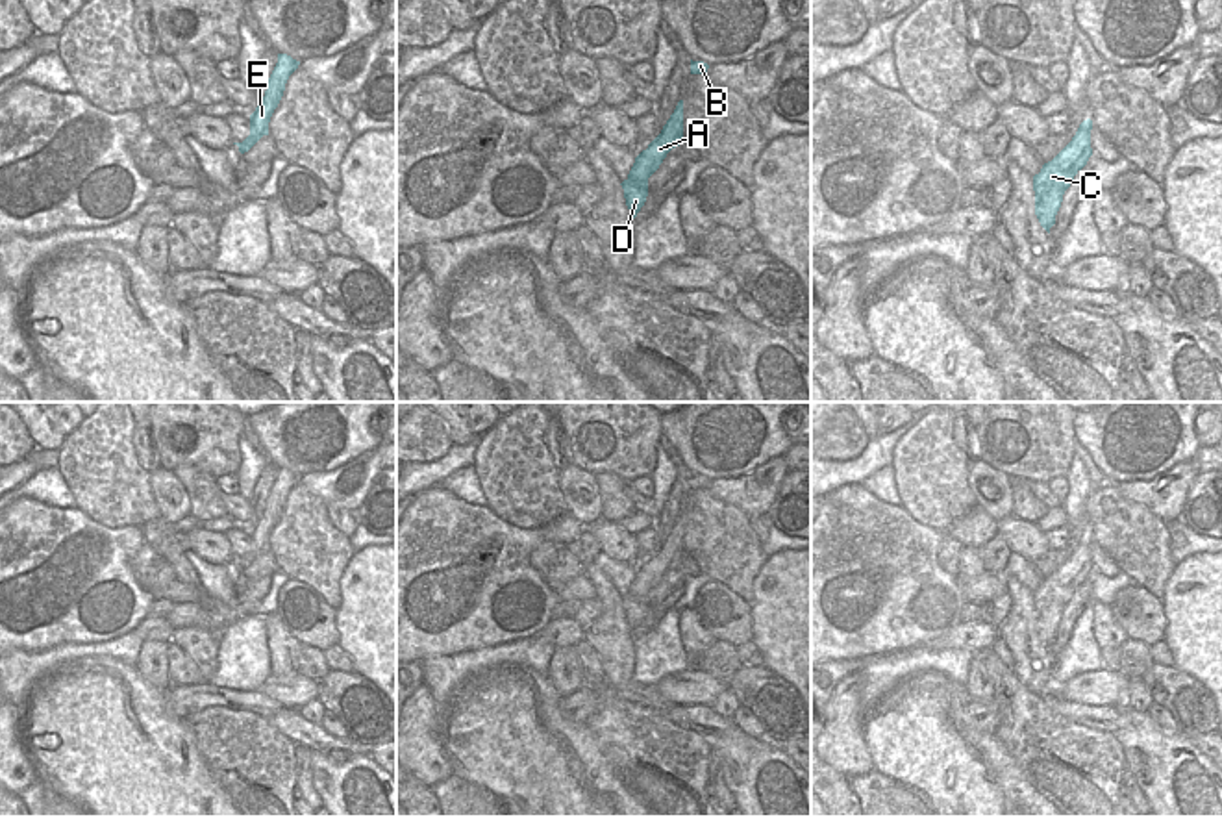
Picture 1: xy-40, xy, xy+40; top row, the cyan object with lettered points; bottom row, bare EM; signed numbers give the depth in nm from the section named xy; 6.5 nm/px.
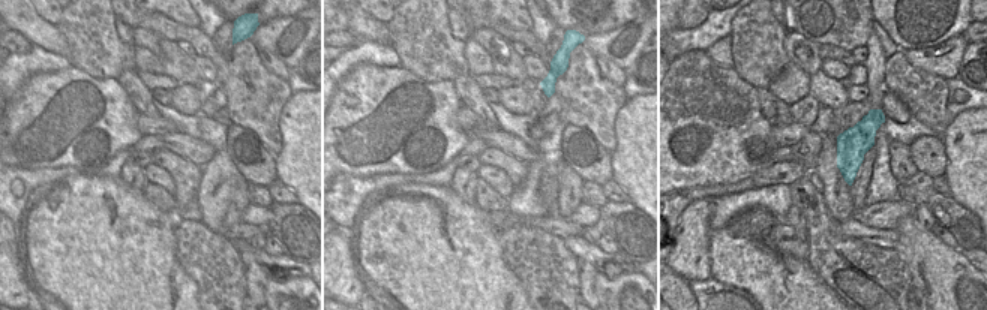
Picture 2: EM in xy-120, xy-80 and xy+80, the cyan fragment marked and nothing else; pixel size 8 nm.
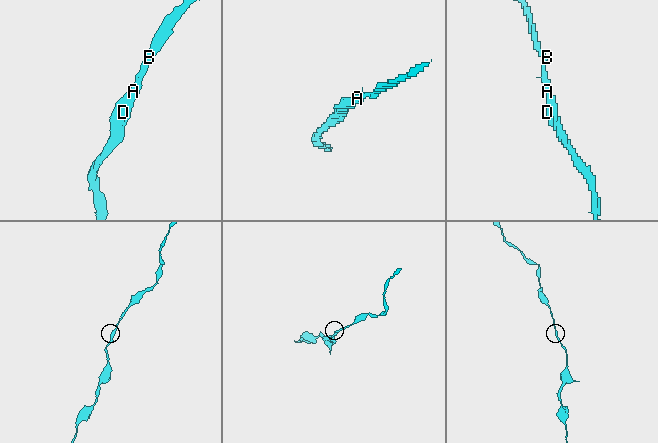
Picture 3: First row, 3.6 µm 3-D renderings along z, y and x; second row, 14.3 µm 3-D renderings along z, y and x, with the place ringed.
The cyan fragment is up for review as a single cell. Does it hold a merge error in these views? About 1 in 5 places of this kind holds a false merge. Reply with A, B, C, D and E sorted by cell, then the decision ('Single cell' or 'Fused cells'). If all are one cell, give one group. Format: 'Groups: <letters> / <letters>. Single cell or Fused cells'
Groups: A B C D E. Single cell

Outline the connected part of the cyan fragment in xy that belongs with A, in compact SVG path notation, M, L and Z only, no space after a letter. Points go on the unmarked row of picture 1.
M683 515L678 517L674 528L663 541L661 548L642 565L620 598L626 621L635 634L648 611L648 593L659 584L667 569L683 556Z

